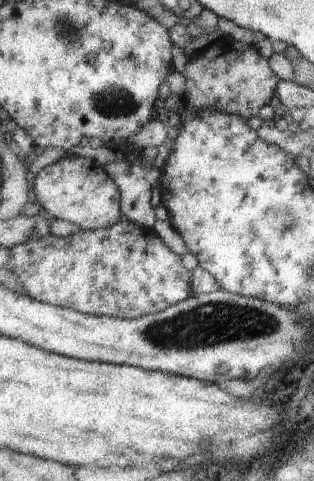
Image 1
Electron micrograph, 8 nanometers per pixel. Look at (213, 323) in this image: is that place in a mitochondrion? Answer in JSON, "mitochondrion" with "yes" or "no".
{"mitochondrion":"yes"}

